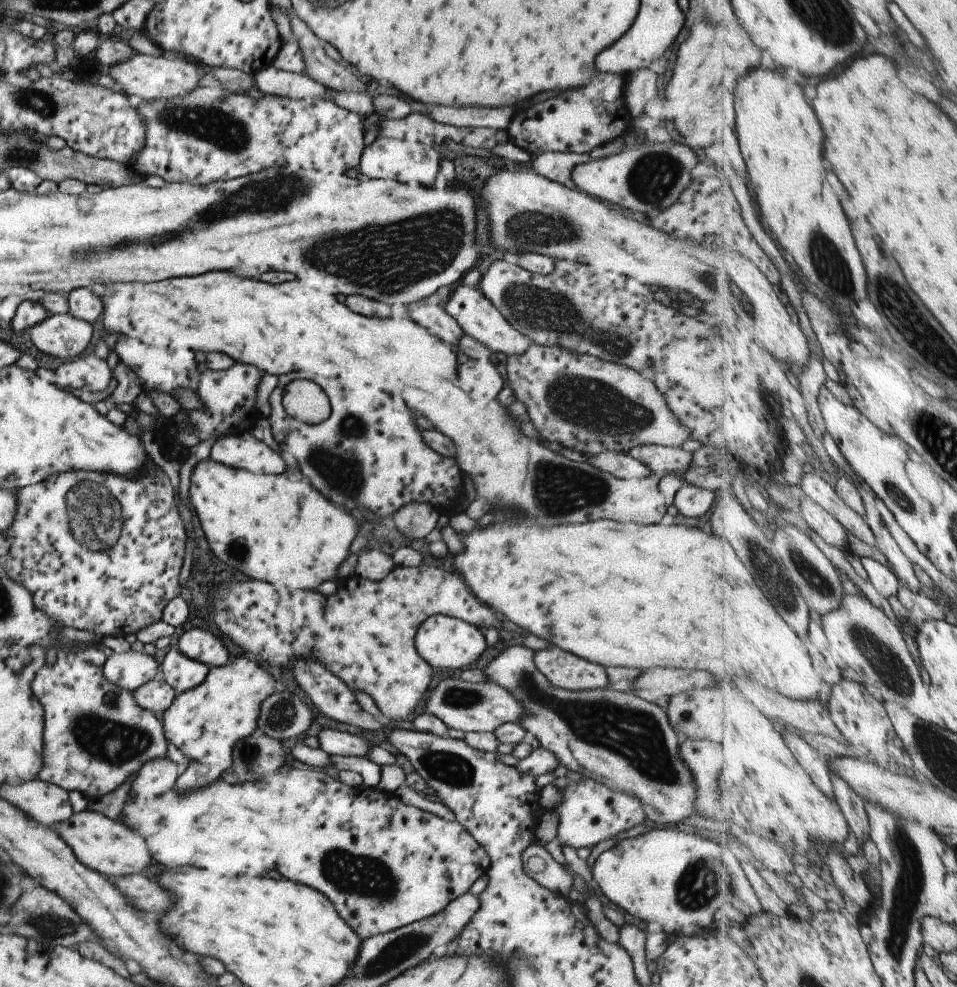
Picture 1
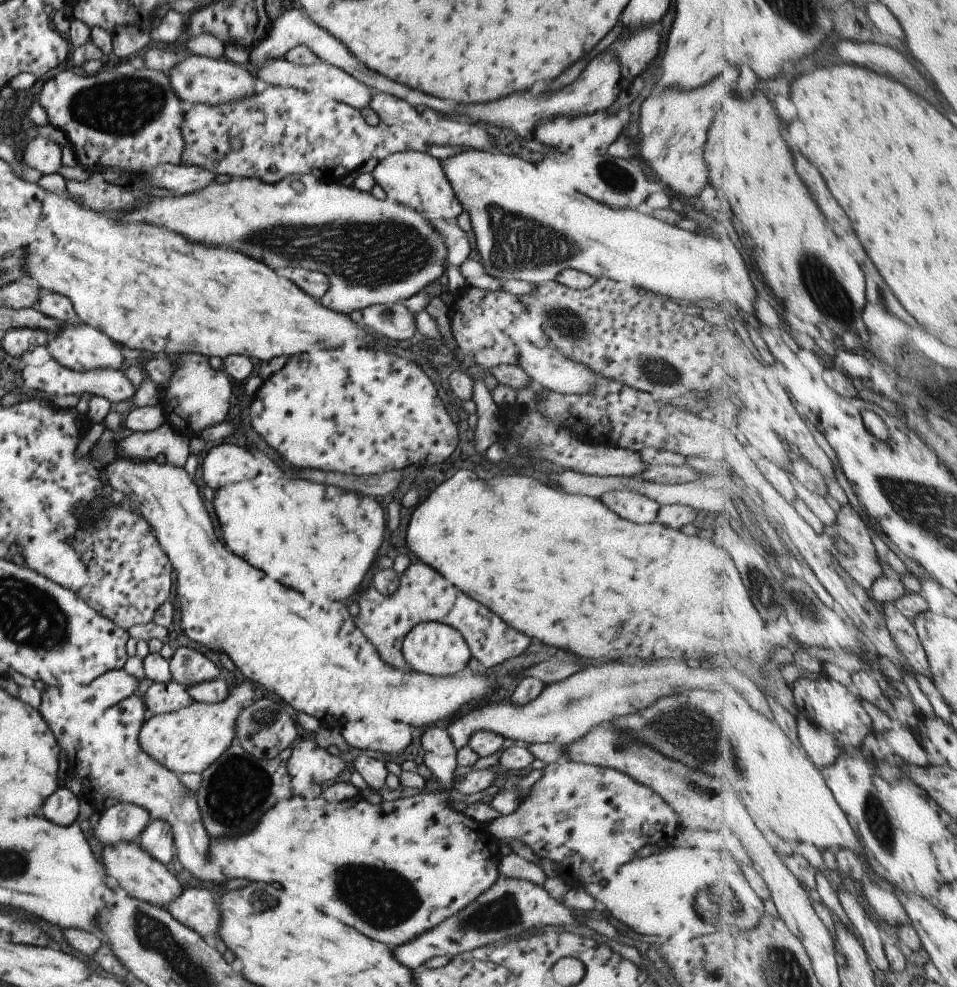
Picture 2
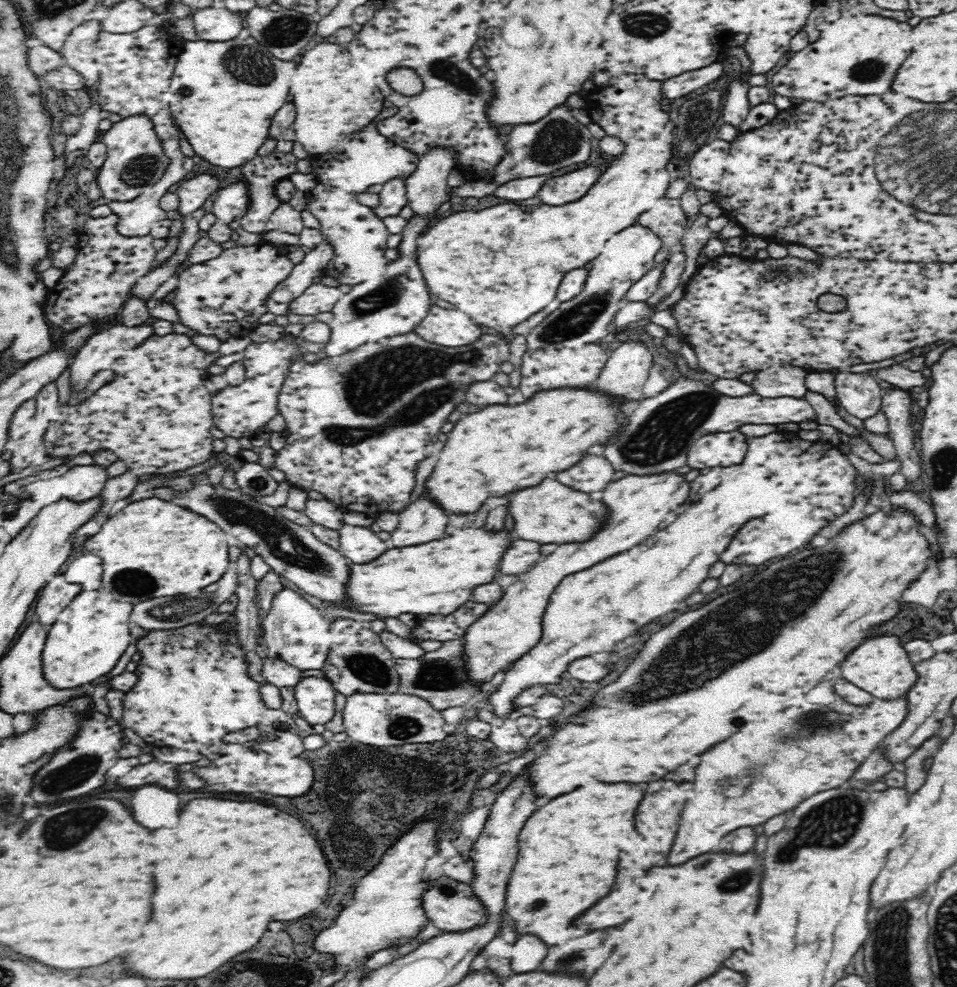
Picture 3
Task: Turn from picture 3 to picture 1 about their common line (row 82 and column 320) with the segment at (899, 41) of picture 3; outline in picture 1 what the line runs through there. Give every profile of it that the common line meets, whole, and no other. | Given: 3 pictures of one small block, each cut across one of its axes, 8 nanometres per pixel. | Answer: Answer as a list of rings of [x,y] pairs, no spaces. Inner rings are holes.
[[[292,768],[292,770],[278,770],[272,774],[264,776],[262,780],[244,782],[244,784],[230,784],[226,780],[218,779],[214,784],[208,784],[198,790],[188,790],[188,792],[178,792],[176,787],[164,792],[155,799],[138,799],[127,798],[122,808],[120,819],[128,828],[136,830],[136,836],[140,836],[152,858],[166,866],[198,866],[198,868],[210,868],[210,870],[224,870],[232,874],[244,874],[246,870],[250,874],[268,874],[271,870],[277,870],[282,877],[306,886],[316,888],[322,892],[338,910],[338,914],[348,922],[348,926],[364,940],[377,934],[392,932],[398,927],[403,927],[413,922],[428,918],[444,910],[454,899],[469,892],[472,884],[486,874],[487,868],[490,867],[490,856],[488,852],[476,842],[476,838],[468,832],[468,828],[460,822],[448,822],[439,814],[431,814],[404,804],[392,792],[382,792],[378,788],[350,787],[343,784],[340,780],[334,780],[324,772],[318,770],[308,770],[308,768]]]

